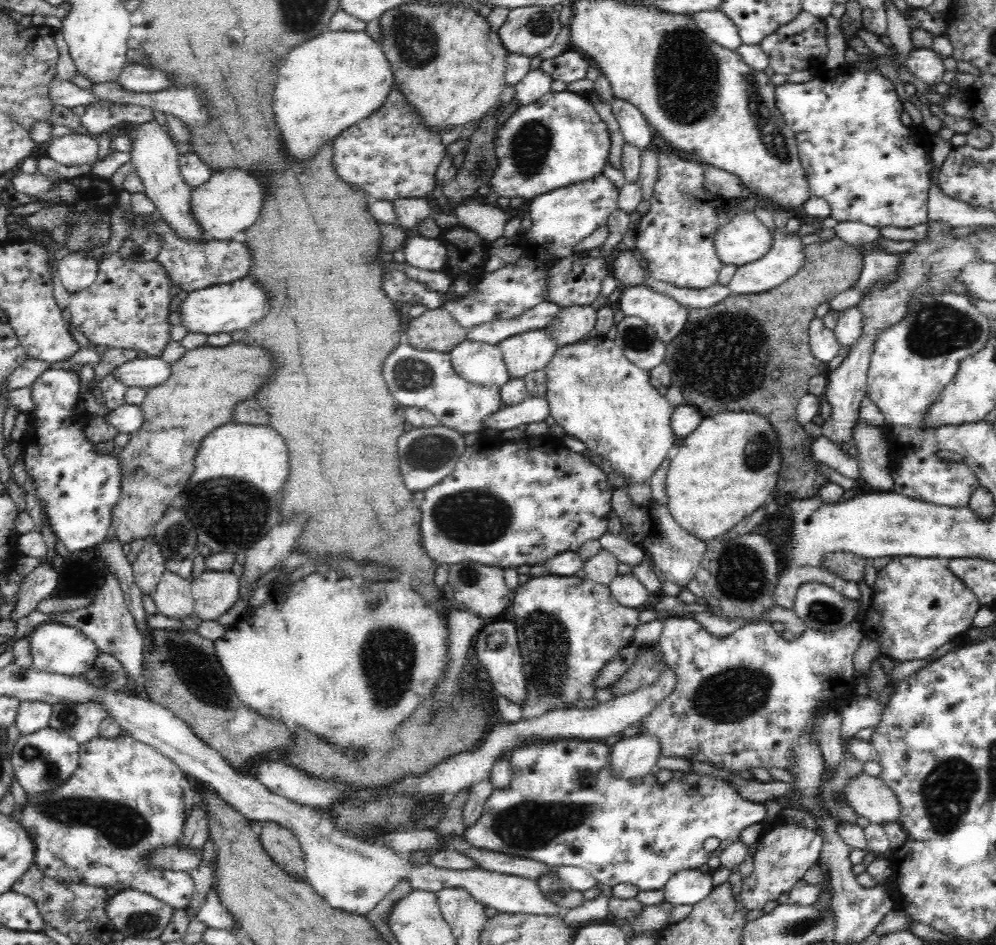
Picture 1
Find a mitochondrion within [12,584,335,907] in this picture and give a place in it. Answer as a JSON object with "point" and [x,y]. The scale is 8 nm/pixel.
{"point":[123,826]}

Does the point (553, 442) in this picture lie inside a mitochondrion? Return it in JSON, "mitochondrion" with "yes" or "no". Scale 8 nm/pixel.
{"mitochondrion":"no"}

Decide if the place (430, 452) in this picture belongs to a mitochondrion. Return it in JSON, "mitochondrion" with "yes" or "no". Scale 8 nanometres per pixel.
{"mitochondrion":"yes"}

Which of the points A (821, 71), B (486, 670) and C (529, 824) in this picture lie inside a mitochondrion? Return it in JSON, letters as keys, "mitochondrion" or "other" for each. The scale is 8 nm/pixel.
{"A":"other","B":"other","C":"mitochondrion"}

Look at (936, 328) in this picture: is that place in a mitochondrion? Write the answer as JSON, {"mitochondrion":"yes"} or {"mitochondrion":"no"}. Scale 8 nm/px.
{"mitochondrion":"yes"}

